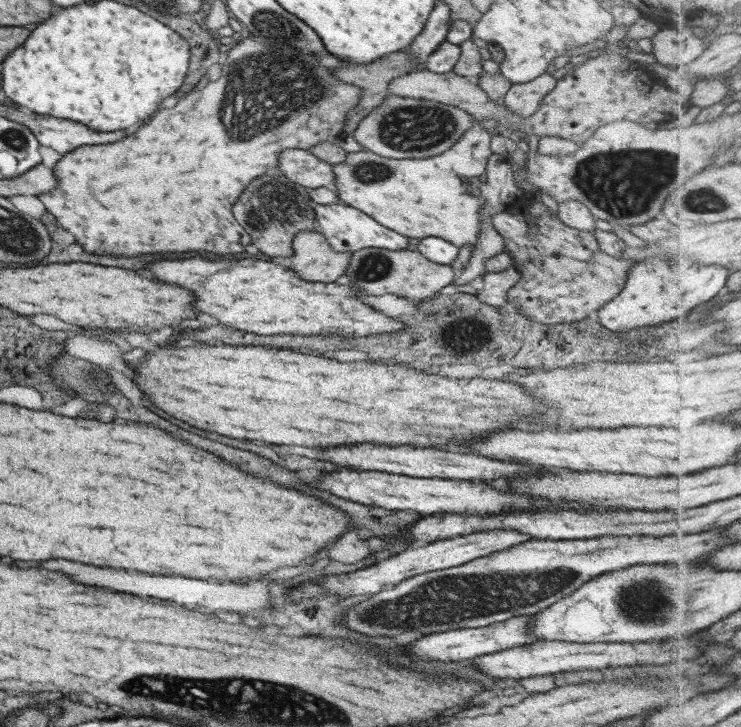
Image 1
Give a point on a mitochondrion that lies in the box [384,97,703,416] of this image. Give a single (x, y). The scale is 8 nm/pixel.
(618, 187)

